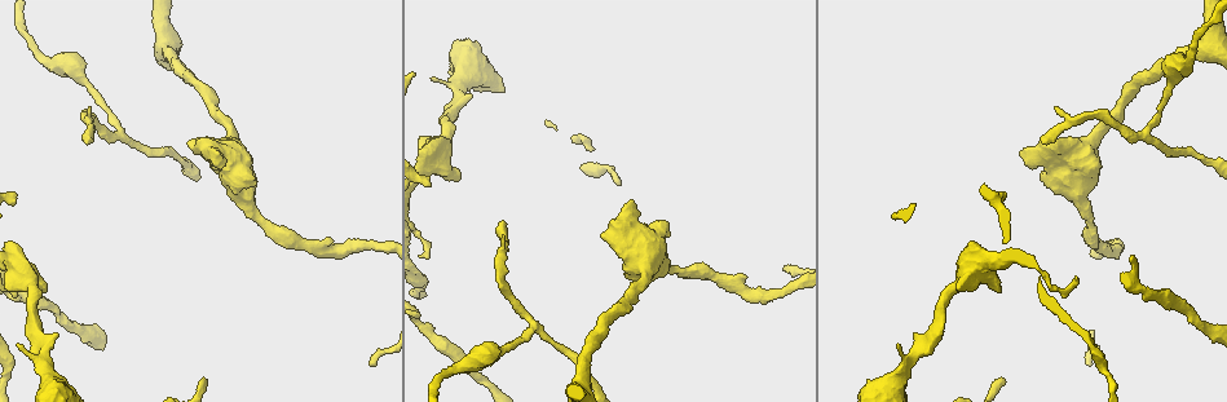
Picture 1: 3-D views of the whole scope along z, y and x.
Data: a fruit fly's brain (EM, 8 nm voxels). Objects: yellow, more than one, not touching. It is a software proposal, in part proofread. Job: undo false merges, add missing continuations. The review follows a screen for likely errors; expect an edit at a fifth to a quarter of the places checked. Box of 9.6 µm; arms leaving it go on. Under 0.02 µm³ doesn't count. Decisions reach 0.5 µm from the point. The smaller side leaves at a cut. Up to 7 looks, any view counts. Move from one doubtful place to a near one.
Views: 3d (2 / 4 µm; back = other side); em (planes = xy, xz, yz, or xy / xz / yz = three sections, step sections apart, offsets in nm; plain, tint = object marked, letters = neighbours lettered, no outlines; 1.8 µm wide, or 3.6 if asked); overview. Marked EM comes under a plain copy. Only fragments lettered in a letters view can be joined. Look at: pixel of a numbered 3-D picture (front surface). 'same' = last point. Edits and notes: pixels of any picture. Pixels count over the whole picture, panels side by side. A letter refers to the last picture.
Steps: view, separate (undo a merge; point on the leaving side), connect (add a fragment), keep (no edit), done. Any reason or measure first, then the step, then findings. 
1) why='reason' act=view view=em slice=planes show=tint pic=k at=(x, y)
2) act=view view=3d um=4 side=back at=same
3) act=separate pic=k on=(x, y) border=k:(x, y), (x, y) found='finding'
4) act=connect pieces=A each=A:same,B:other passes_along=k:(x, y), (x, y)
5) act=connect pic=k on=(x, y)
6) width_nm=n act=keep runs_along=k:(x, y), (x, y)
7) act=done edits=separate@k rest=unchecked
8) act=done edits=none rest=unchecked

act=view view=em slice=planes show=tint pic=1 at=(601, 233)

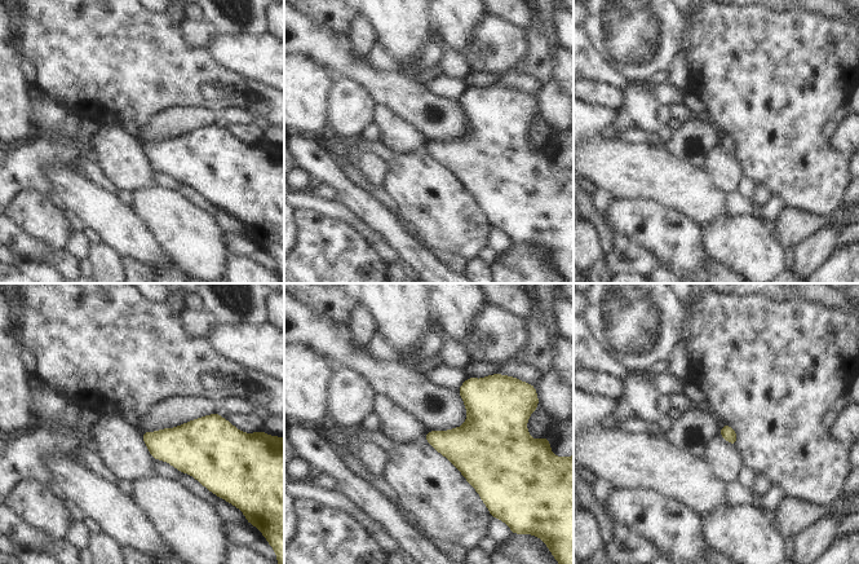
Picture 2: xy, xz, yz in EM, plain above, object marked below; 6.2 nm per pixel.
why='what lies round it' act=view view=em slice=planes show=letters at=same

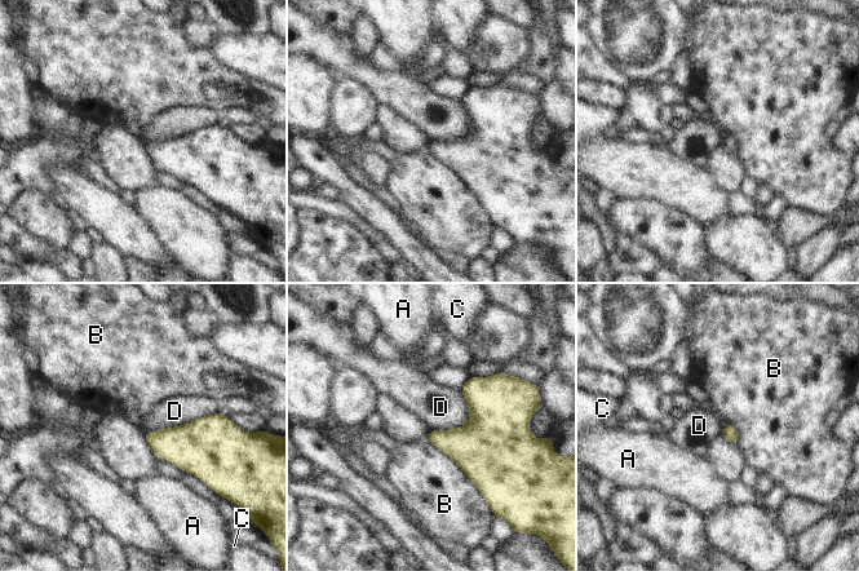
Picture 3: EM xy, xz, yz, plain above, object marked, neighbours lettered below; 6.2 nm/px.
longest_contact=B:550nm act=keep each=A:other,B:other,C:other,D:other found='none of them fits'

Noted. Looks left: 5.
why='free end' act=view view=3d um=4 pic=1 at=(16, 196)

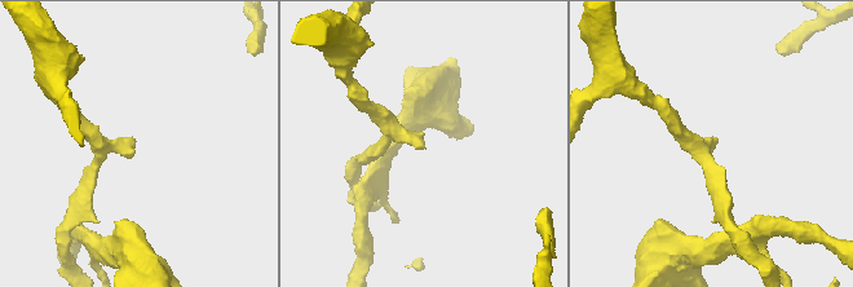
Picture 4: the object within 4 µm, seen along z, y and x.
why='shape alone is not enough' act=view view=em slice=xz step=8 show=tint pic=4 at=(425, 147)

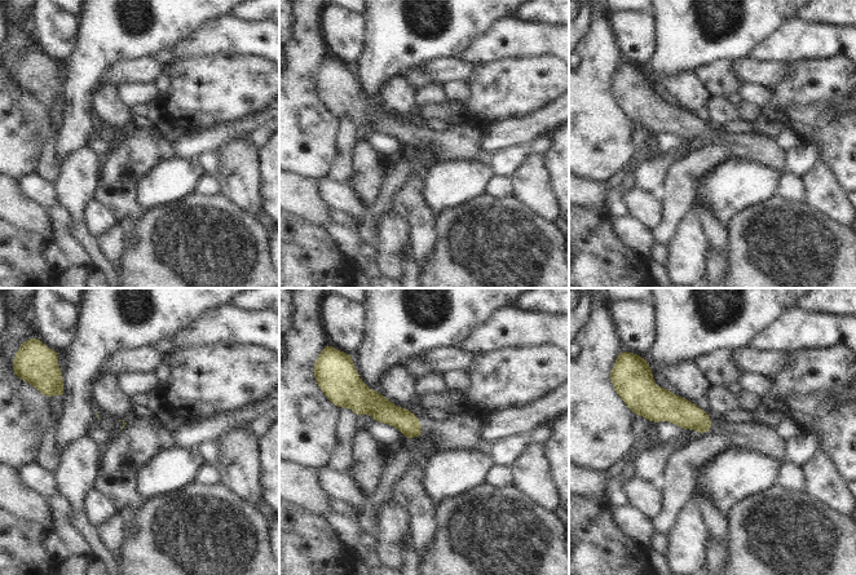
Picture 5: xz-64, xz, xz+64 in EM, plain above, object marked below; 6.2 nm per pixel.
why='see the neighbours' act=view view=em slice=xz step=8 show=letters at=same

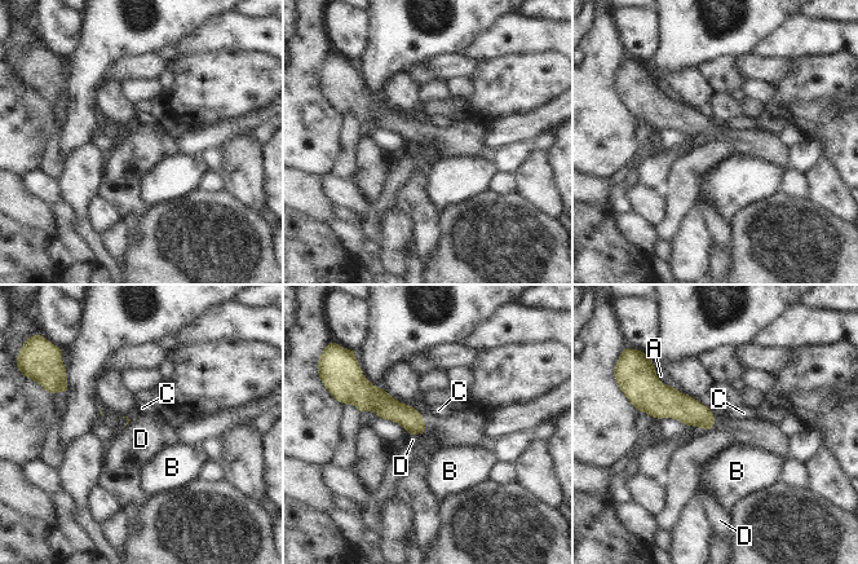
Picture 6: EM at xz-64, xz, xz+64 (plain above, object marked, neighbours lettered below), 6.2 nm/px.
act=keep each=A:other,B:other,C:other,D:other border=6:(425, 432), (407, 435) found='none of them fits'

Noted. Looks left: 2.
why='an open end' act=view view=em slice=planes show=letters pic=1 at=(87, 141)

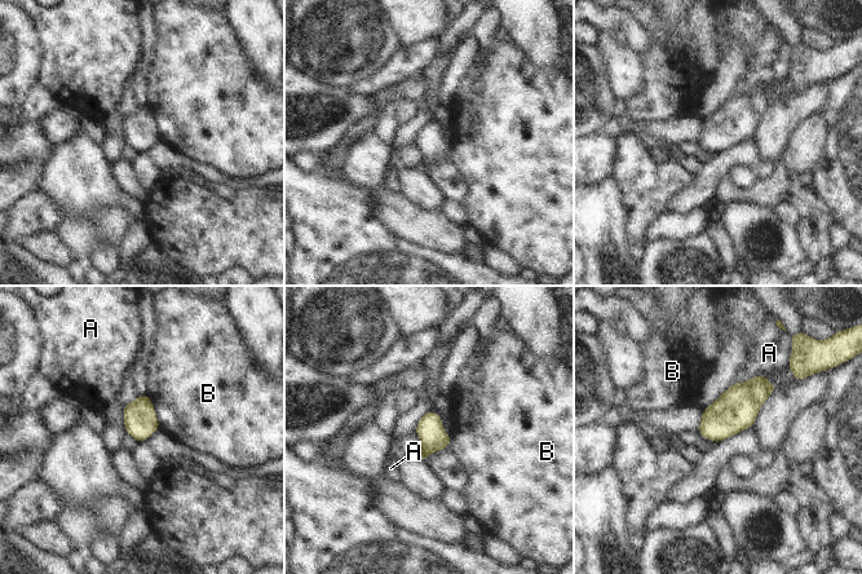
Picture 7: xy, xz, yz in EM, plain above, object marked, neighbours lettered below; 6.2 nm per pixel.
width_nm=160 act=keep each=A:other,B:other border=7:(146, 393), (159, 428) found='no lettered fragment goes on from it'

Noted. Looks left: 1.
act=done edits=none rest=unchecked

